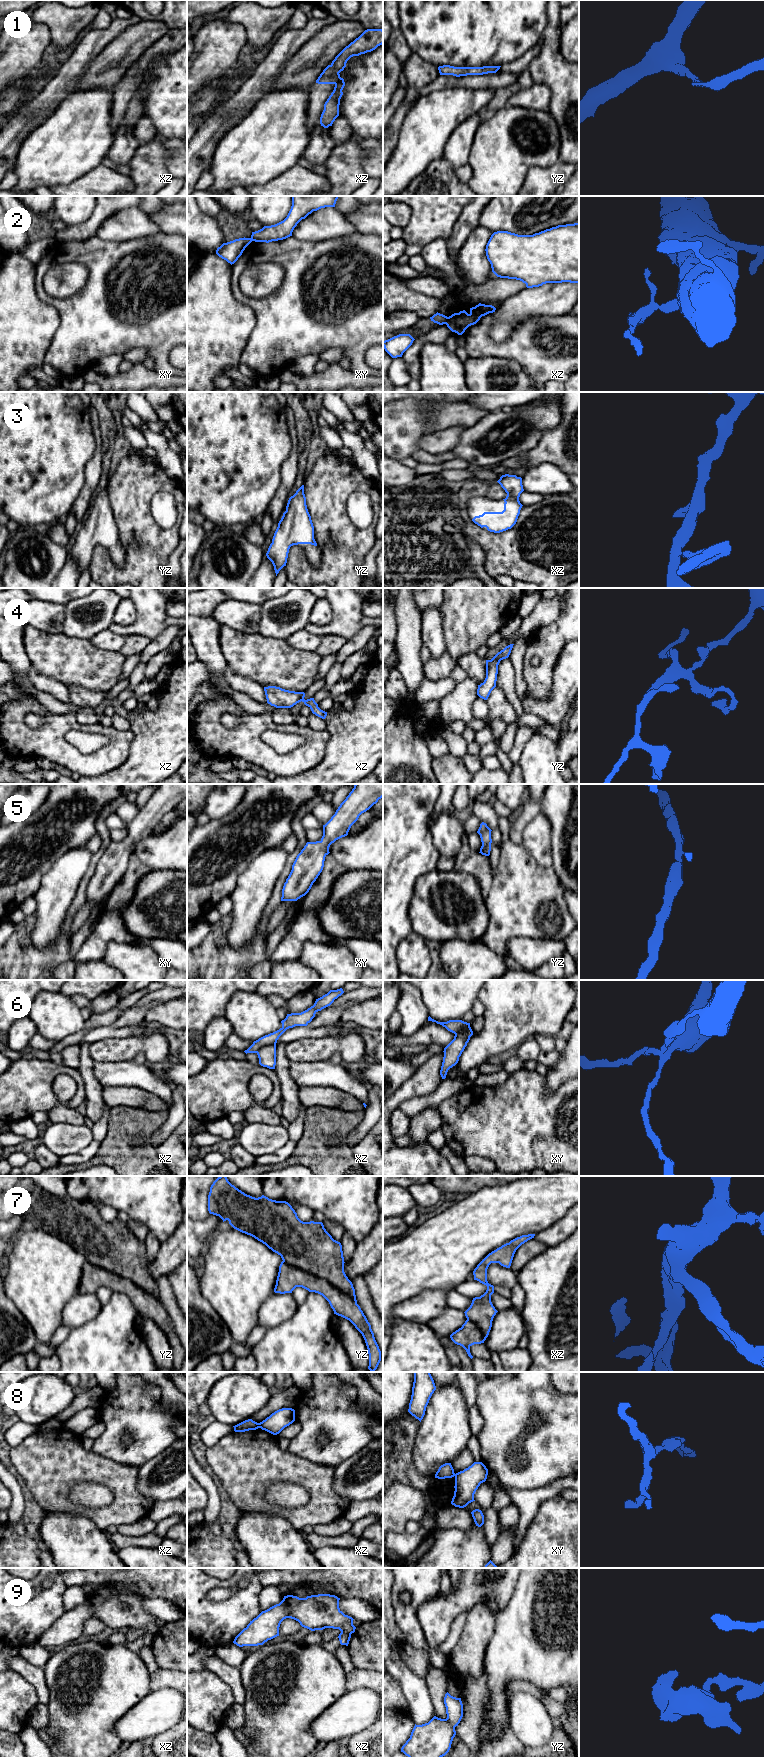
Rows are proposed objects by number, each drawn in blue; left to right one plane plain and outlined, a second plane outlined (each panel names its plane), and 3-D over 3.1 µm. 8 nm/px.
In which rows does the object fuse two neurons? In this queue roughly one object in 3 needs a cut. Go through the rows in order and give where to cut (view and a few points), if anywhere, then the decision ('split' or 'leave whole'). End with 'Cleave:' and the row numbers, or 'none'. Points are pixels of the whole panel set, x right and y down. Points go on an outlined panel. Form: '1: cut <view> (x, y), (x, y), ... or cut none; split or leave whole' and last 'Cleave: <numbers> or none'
1: cut none; leave whole
2: cut xz (448, 317), (444, 323); split
3: cut none; leave whole
4: cut none; leave whole
5: cut none; leave whole
6: cut xz (275, 1044), (262, 1046), (255, 1052); split
7: cut none; leave whole
8: cut xz (258, 1423), (259, 1427); split
9: cut xz (340, 1633), (348, 1633), (350, 1635); split
Cleave: 2, 6, 8, 9

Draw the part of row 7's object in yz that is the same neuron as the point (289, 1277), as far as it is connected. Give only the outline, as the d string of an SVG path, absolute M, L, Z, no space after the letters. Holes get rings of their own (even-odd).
M219 1176L211 1185L208 1195L208 1211L210 1214L219 1216L223 1222L228 1220L234 1229L254 1237L280 1255L283 1261L279 1266L274 1292L280 1294L292 1293L296 1287L302 1287L309 1292L322 1295L329 1302L334 1314L349 1320L362 1334L369 1354L368 1369L371 1372L377 1369L381 1361L381 1351L375 1340L370 1323L357 1304L353 1284L344 1272L345 1262L342 1245L332 1238L322 1222L303 1222L298 1218L297 1213L288 1202L272 1200L264 1195L258 1198L247 1195L232 1185L226 1176Z

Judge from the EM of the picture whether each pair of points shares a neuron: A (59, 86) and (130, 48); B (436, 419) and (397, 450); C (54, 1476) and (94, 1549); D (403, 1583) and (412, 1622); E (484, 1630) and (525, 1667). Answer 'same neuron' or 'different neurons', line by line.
A: different neurons
B: different neurons
C: different neurons
D: same neuron
E: different neurons

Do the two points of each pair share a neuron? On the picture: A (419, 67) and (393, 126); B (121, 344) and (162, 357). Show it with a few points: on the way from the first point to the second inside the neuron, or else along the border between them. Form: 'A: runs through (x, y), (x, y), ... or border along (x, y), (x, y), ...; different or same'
A: runs through (414, 82), (411, 97), (401, 111); same
B: runs through (131, 342), (147, 342), (152, 347); same

